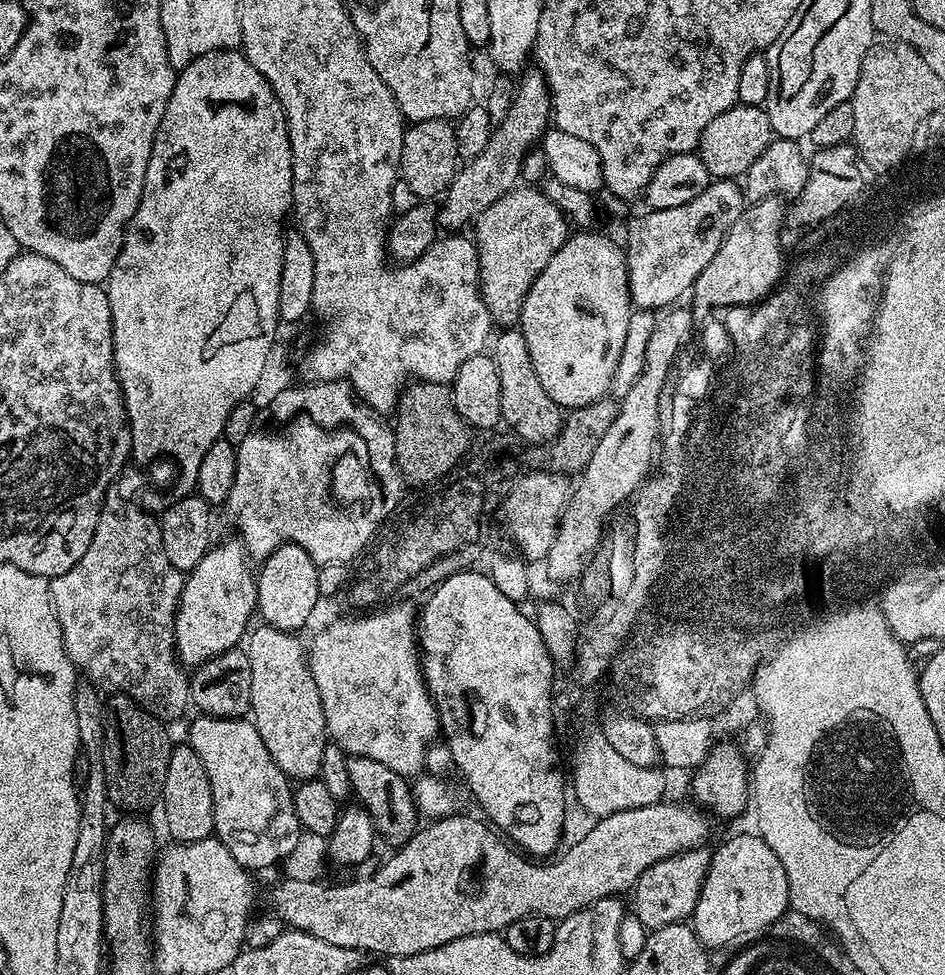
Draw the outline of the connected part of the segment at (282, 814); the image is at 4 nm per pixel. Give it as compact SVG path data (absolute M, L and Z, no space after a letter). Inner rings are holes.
M203 714L197 717L188 728L186 740L198 758L202 758L202 766L206 766L206 774L210 778L215 839L223 842L226 850L234 854L243 868L255 870L268 868L271 864L279 865L294 850L302 831L300 819L294 810L294 788L288 775L278 766L278 762L274 762L274 758L270 758L270 750L266 750L266 742L262 742L262 734L258 734L251 719L223 720Z

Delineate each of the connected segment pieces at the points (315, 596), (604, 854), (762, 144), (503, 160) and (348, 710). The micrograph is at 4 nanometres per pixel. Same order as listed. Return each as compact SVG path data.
M294 543L279 544L259 565L256 578L256 612L269 628L295 633L312 616L316 600L321 599L318 590L318 565L302 546Z
M692 802L668 803L618 810L609 816L599 817L588 834L577 844L565 847L555 857L557 860L545 868L540 864L531 864L532 860L527 855L521 854L507 839L497 835L483 819L475 820L467 814L444 816L425 823L425 828L423 825L413 832L410 839L399 845L396 853L373 876L364 876L349 884L328 885L320 880L281 879L281 884L272 892L272 904L276 907L273 909L289 929L309 932L334 946L357 948L367 954L377 952L383 958L413 956L463 936L487 932L500 934L510 926L510 922L523 916L549 916L551 920L559 922L578 910L605 900L607 896L619 897L624 894L620 892L635 889L636 879L650 870L650 866L665 860L667 856L688 852L705 843L709 813Z
M737 103L735 108L718 114L718 118L702 130L698 155L709 177L721 180L740 178L750 170L750 166L754 166L754 161L760 157L762 150L766 150L766 146L770 146L773 138L770 118L763 107Z
M539 69L525 71L515 87L511 106L506 118L493 127L490 141L472 160L467 161L456 173L444 192L437 209L437 225L448 232L459 231L468 223L473 223L482 210L492 206L498 198L511 192L521 179L521 164L525 154L533 149L551 119L551 96L548 84Z
M393 602L379 610L360 614L357 620L336 620L329 628L324 628L307 649L308 665L314 678L314 686L318 686L318 694L322 698L322 710L324 711L324 727L331 743L336 744L348 756L362 756L374 758L376 762L382 762L382 766L390 766L399 776L412 778L424 768L424 759L429 747L437 739L440 732L440 715L436 712L436 704L428 693L428 687L424 681L424 669L422 667L422 653L418 647L418 612L411 608L408 602Z

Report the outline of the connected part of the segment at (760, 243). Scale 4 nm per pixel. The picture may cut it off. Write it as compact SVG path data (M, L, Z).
M769 194L764 200L749 203L744 212L730 226L718 254L706 262L706 270L698 274L690 289L695 303L704 308L753 305L763 300L778 284L786 271L786 258L780 249L780 219L784 216L785 201Z

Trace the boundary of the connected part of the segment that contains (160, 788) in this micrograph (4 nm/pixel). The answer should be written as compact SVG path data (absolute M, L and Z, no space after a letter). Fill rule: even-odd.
M112 694L103 705L105 741L102 745L102 766L105 767L105 784L108 791L108 803L125 808L125 813L132 814L135 808L148 808L159 801L164 794L166 766L170 766L170 754L173 741L168 741L168 732L163 723L147 712L141 704L123 694Z

